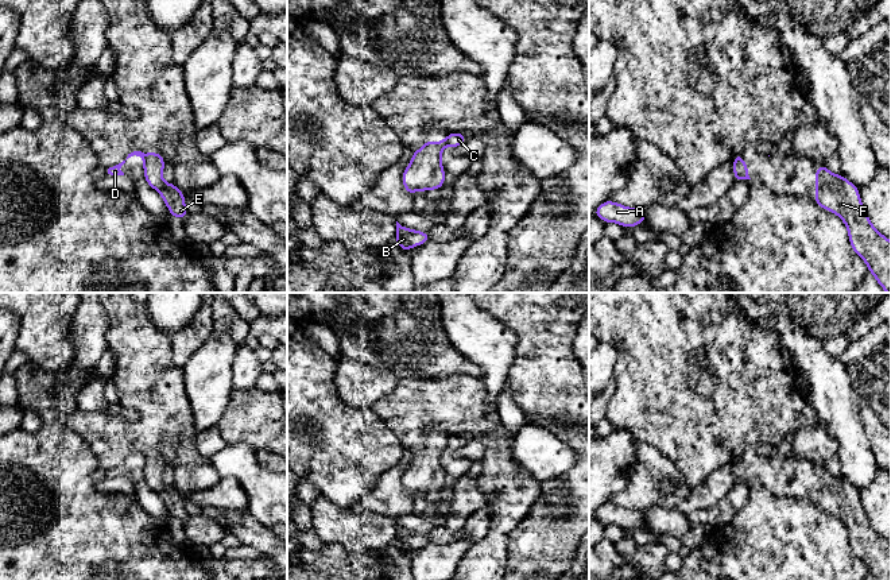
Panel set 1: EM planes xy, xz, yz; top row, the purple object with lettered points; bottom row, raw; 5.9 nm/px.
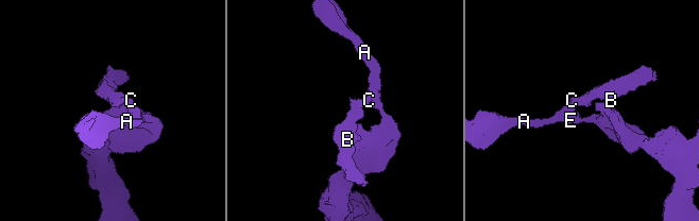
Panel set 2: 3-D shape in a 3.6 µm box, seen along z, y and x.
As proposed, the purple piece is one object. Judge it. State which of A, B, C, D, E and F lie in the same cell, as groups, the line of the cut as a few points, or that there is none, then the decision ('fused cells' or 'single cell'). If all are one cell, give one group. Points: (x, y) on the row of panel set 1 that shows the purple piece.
A C E F / B D | xz (446, 136), (448, 144) | fused cells

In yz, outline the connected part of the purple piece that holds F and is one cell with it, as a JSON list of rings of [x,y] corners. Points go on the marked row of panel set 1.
[[[818,165],[814,200],[844,221],[853,252],[865,262],[880,287],[891,293],[891,241],[872,225],[859,187]]]

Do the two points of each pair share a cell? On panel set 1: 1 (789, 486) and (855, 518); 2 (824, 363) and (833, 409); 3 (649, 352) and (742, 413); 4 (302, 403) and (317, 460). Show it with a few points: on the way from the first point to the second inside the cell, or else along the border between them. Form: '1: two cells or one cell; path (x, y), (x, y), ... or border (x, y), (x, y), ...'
1: one cell; path (805, 484), (821, 484), (839, 502)
2: one cell; path (826, 374), (833, 398)
3: one cell; path (665, 378), (704, 417), (716, 417)
4: one cell; path (317, 418), (325, 428), (324, 445)

